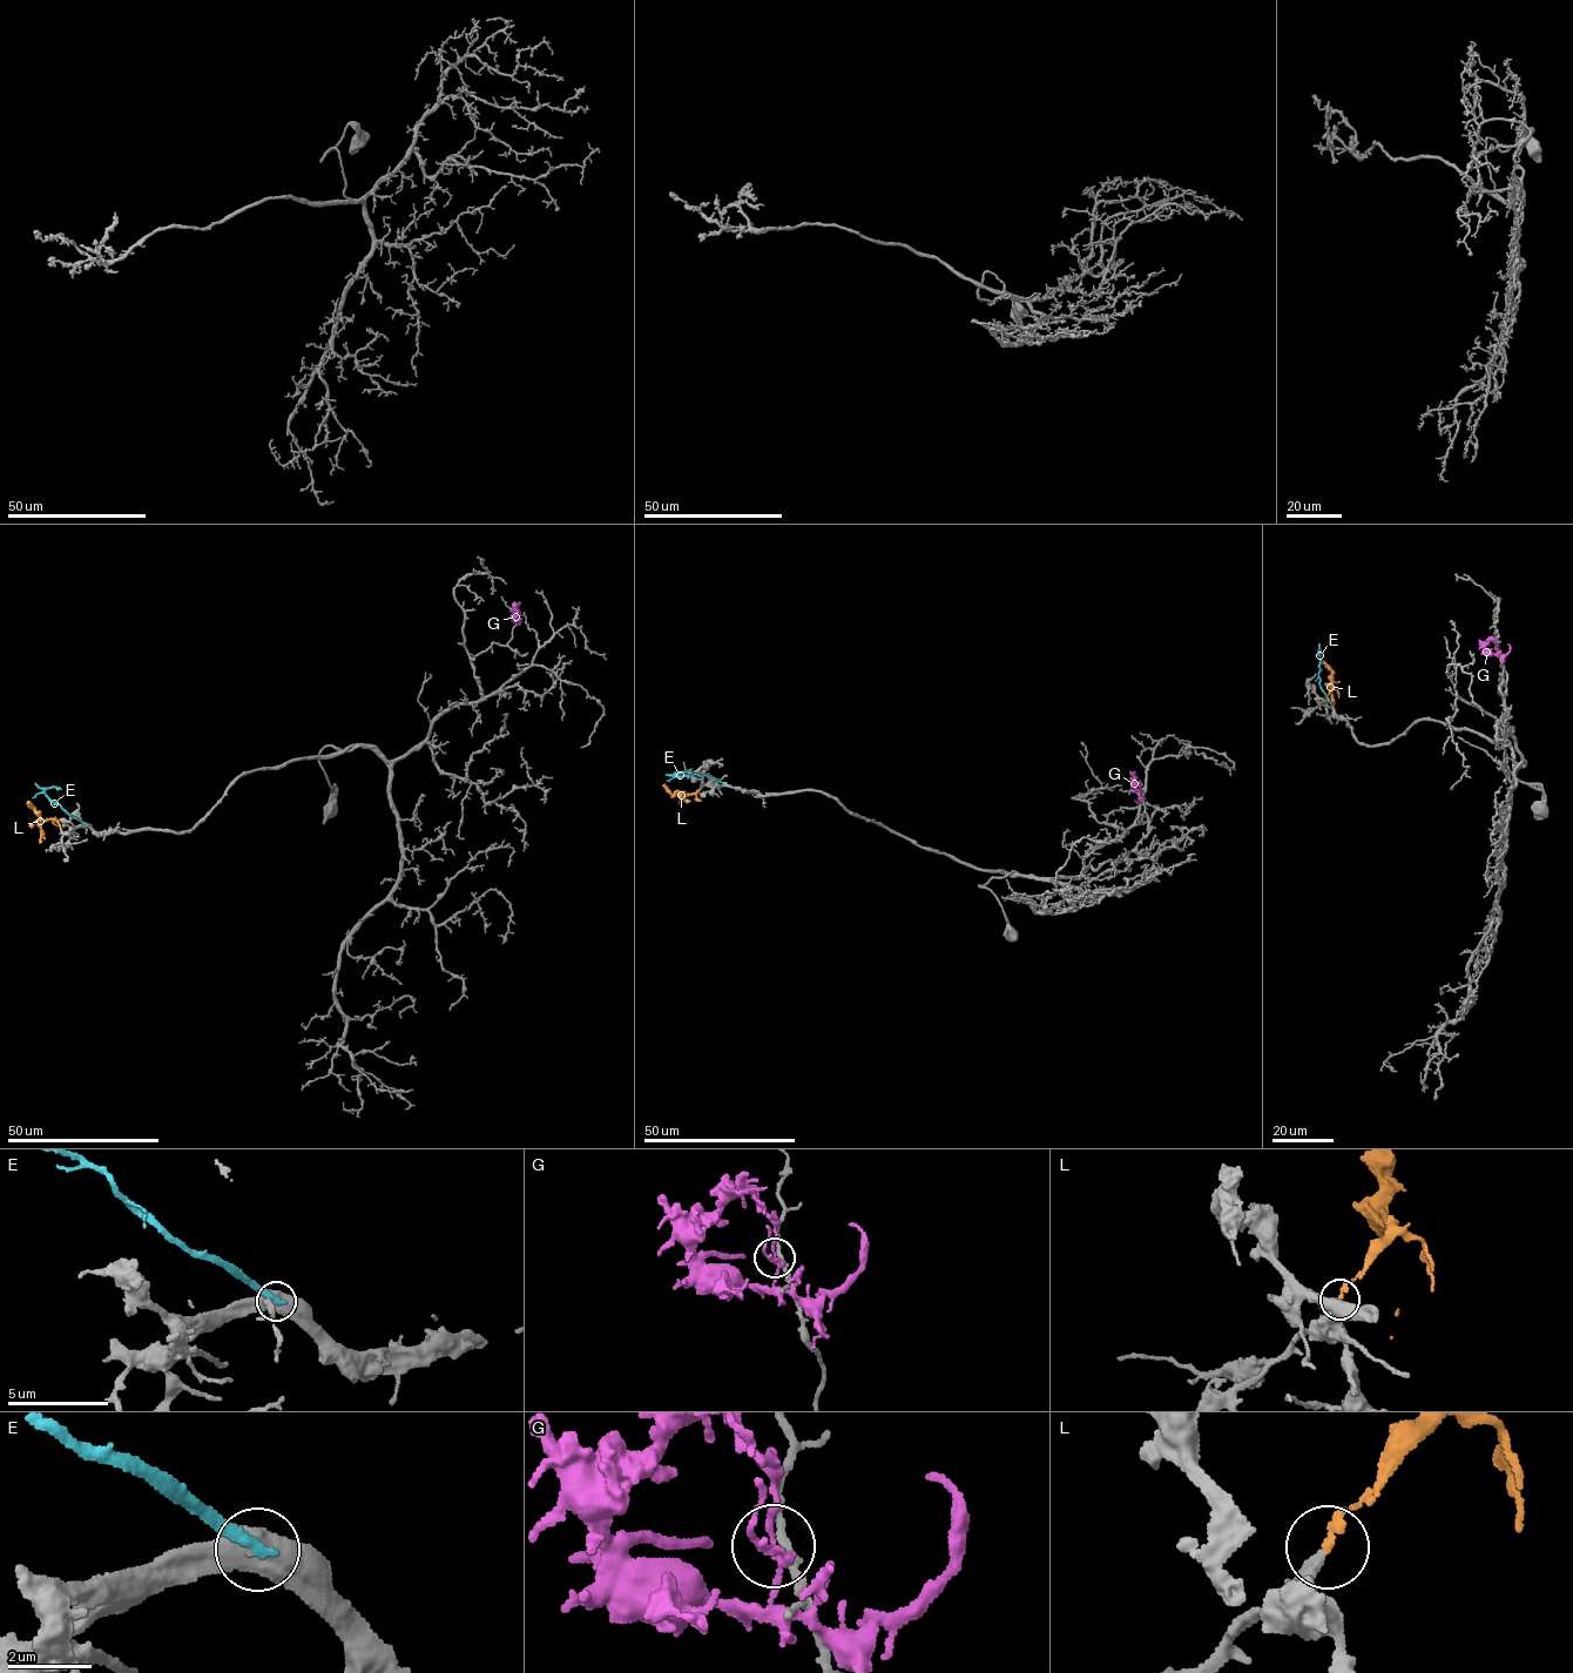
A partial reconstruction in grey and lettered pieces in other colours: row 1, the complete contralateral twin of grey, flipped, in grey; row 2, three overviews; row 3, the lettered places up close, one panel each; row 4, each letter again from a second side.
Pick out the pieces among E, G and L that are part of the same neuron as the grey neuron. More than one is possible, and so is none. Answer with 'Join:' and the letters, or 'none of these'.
Join: L

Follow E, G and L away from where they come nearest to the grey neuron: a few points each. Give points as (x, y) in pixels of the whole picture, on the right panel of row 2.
E: (1328, 701), (1320, 686), (1318, 656)
G: (1496, 649), (1492, 640), (1484, 647), (1504, 655), (1510, 651), (1507, 645)
L: (1324, 699), (1331, 689), (1331, 670), (1323, 660)

